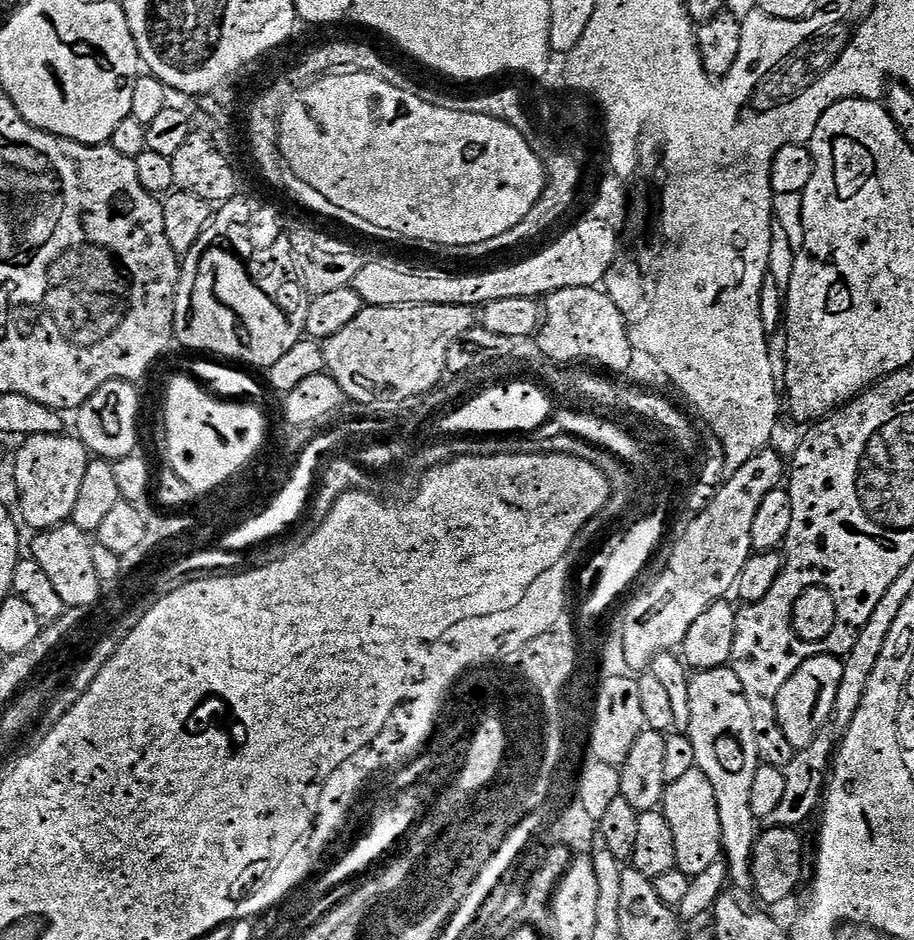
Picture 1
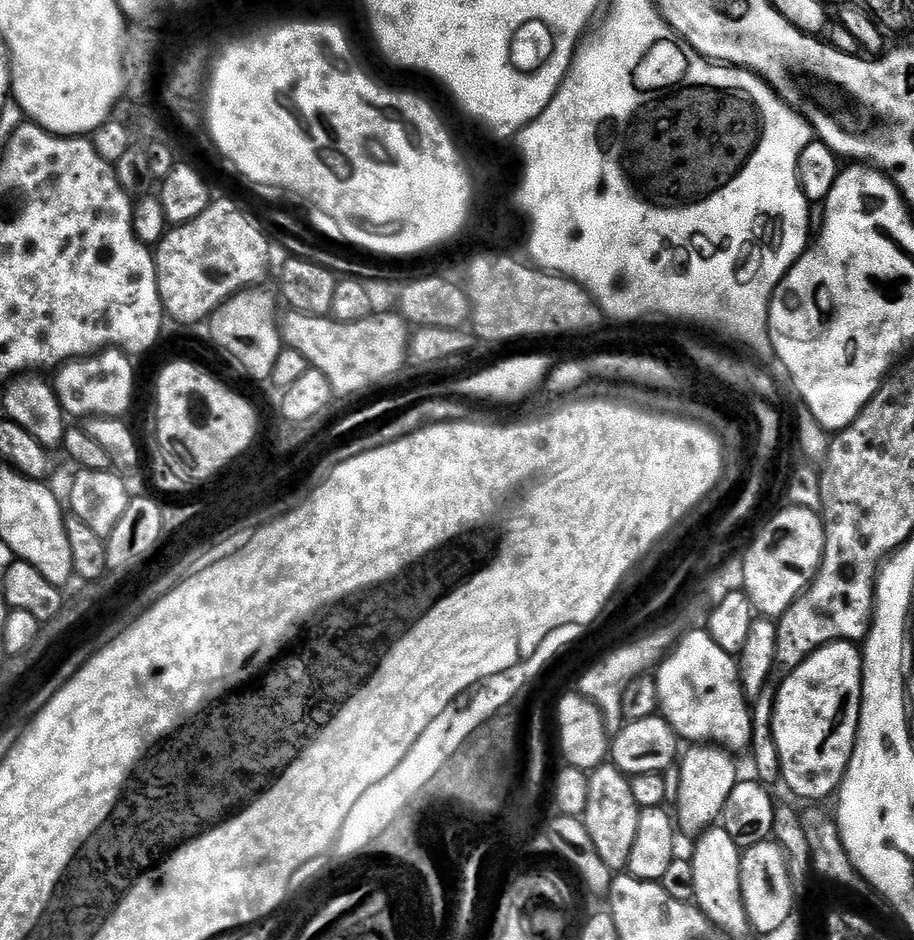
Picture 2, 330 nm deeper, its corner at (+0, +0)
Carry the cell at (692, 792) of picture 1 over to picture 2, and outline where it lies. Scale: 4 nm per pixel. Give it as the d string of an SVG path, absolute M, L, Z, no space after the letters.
M702 743L689 748L692 749L683 753L678 764L681 768L681 790L674 805L674 819L681 833L699 834L719 821L726 798L730 798L730 790L734 790L736 785L738 773L731 751Z

